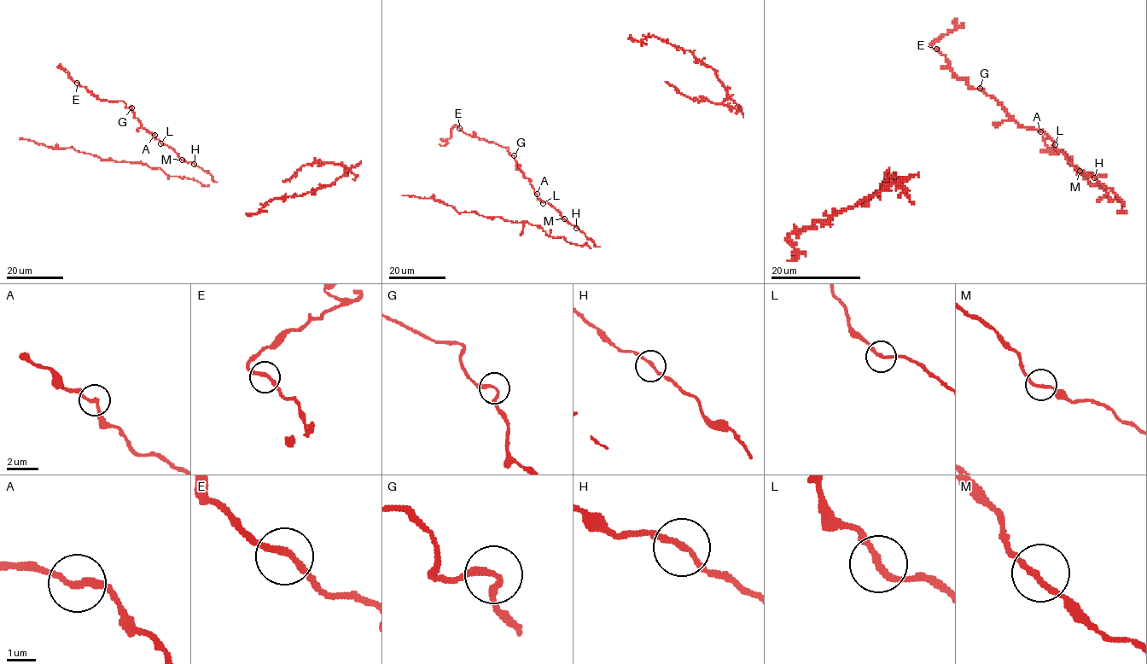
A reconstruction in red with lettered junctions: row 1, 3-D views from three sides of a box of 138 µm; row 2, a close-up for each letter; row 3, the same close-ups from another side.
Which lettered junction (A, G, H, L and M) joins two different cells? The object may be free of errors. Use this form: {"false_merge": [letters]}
{"false_merge": []}

